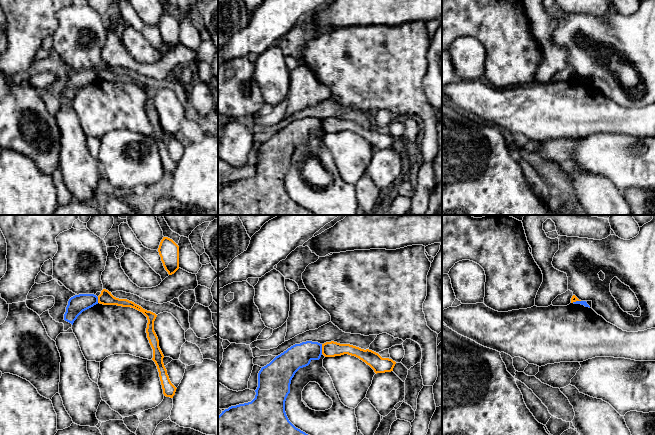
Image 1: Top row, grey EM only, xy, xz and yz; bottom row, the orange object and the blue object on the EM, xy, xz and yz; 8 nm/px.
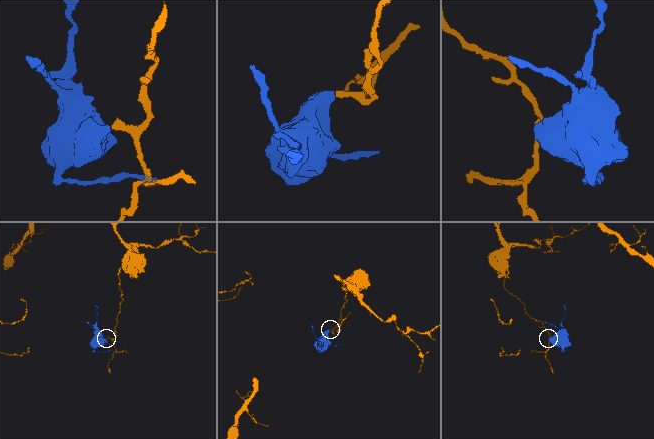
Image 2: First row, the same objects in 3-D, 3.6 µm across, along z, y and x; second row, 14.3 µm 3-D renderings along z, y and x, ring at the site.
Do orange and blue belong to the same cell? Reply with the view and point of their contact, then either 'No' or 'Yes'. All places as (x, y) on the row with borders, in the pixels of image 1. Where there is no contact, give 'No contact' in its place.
Touches orange at xz (322, 349). No

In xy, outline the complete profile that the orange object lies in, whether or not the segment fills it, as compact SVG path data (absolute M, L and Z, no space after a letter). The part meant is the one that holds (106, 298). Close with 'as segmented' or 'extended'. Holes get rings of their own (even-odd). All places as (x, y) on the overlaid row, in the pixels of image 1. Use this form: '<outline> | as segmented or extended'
M103 289L101 291L101 294L98 296L98 303L103 305L117 305L122 307L131 307L142 312L147 317L148 323L147 323L146 333L149 343L153 349L152 360L155 362L157 366L164 396L173 398L177 388L171 383L169 379L167 370L163 363L164 355L159 347L159 340L154 331L154 321L157 315L151 311L143 309L141 306L135 304L132 301L114 297L111 294L111 292L109 292L106 289Z | as segmented

